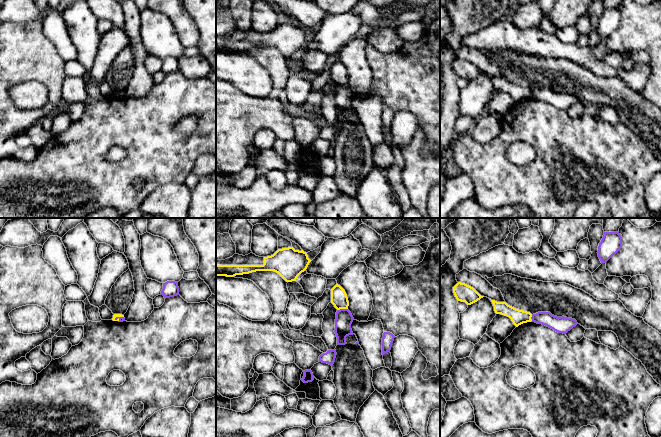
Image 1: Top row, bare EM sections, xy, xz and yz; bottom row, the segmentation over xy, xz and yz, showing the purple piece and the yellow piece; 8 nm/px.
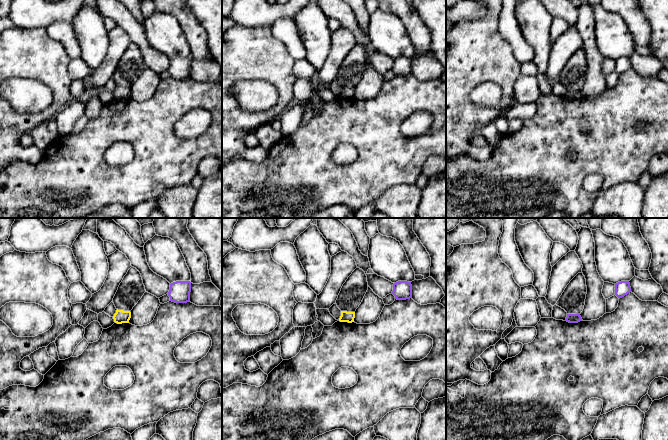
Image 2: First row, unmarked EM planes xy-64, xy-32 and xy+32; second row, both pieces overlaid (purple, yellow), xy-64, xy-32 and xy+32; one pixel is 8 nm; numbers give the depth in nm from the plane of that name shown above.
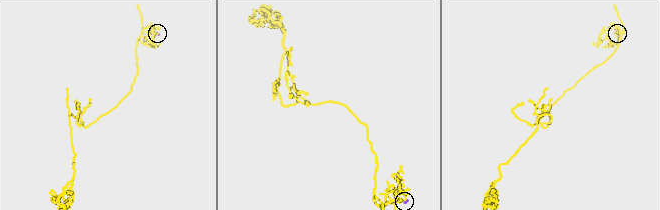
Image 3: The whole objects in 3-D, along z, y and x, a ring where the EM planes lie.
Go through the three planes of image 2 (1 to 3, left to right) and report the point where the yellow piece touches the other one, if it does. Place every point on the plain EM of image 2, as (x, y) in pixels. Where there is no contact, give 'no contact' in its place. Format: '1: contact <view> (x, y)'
1: no contact
2: no contact
3: no contact

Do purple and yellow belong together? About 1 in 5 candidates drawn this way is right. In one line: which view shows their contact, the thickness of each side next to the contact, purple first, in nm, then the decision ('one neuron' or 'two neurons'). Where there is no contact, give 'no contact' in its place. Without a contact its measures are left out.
xz | 140/140 nm | two neurons

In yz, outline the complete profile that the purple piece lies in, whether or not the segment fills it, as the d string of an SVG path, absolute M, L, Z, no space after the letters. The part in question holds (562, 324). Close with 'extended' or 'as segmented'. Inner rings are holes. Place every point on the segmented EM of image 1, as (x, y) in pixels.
M538 312L533 314L531 319L532 322L545 325L554 331L563 334L566 334L578 324L575 319L567 318L564 316L557 317L552 315L550 312Z; as segmented

